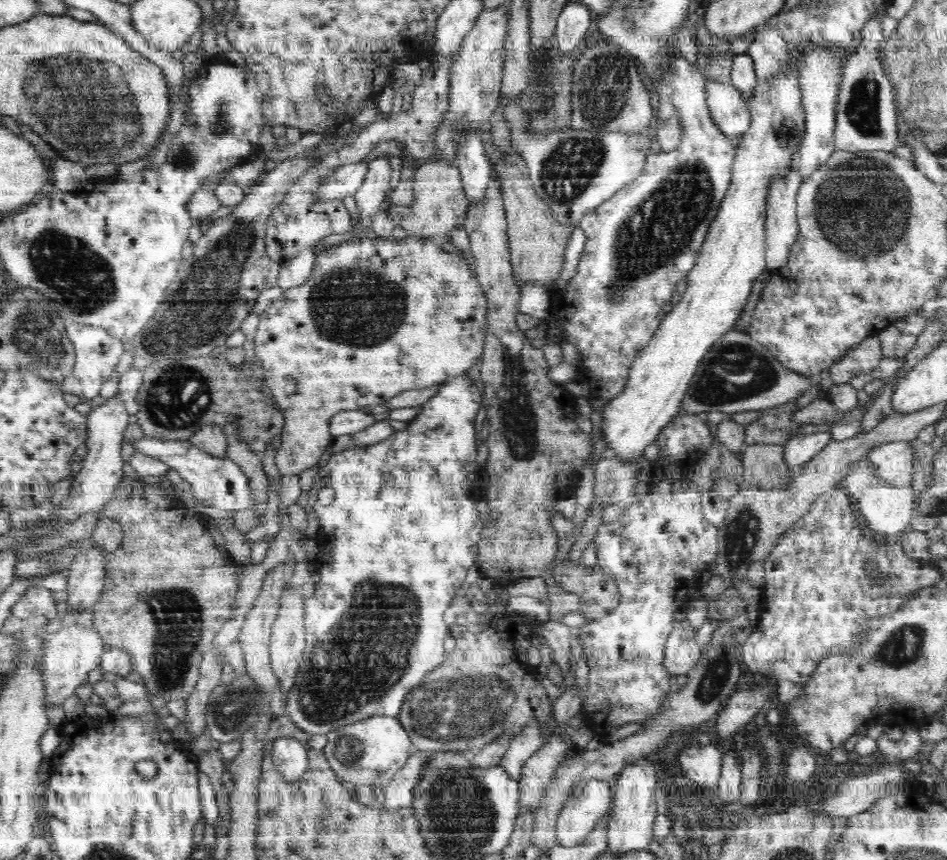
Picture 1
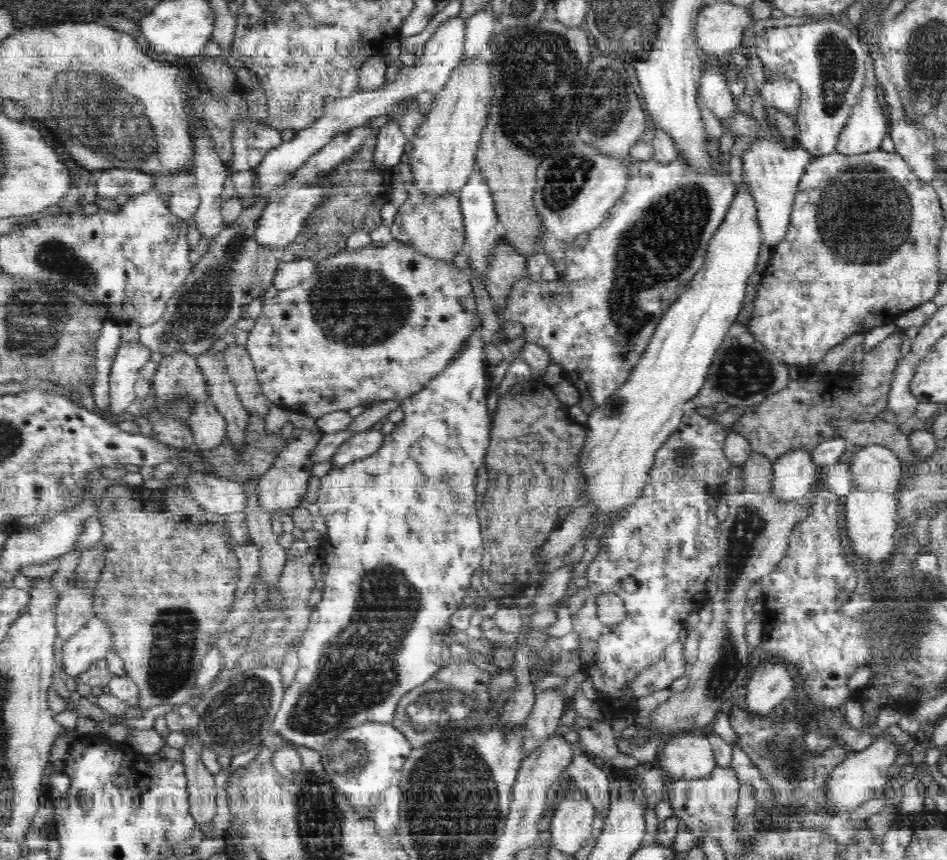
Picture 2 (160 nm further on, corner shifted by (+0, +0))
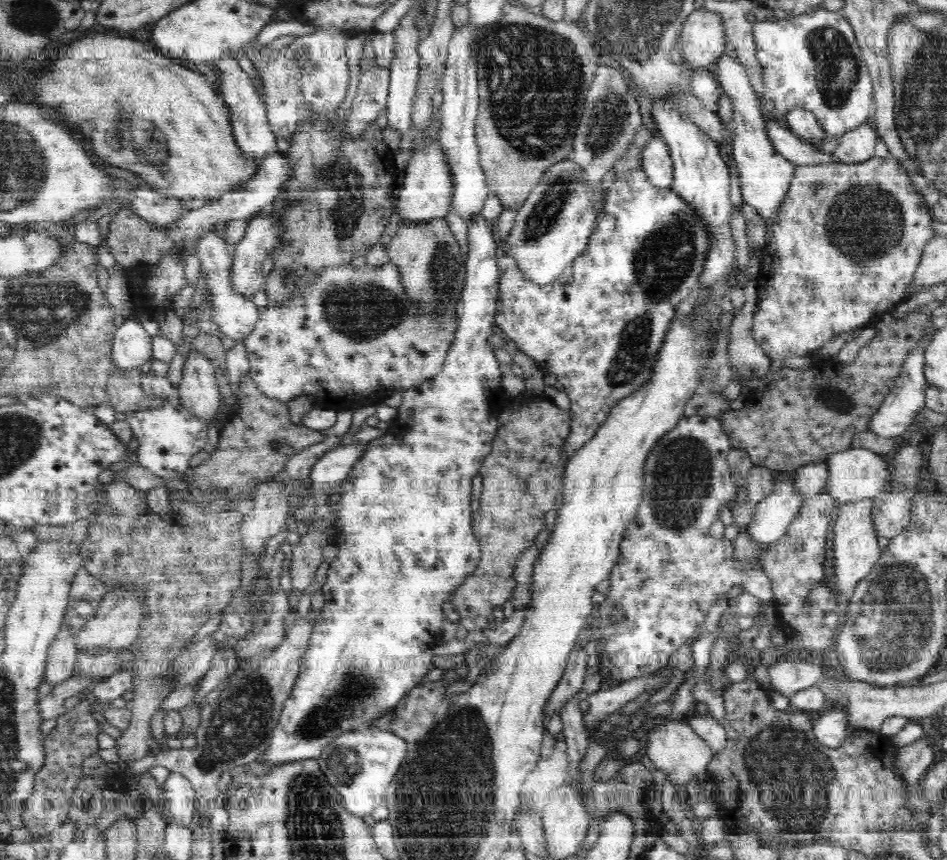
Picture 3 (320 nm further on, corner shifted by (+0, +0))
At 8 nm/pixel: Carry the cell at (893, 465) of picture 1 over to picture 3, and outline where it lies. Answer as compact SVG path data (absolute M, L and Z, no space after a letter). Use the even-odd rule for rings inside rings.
M848 448L831 454L828 462L828 482L825 492L834 496L838 505L844 505L863 499L872 499L890 489L891 464L889 457L864 448Z

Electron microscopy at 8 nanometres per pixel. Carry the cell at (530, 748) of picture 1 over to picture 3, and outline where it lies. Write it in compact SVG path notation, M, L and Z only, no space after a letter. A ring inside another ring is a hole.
M574 647L569 652L567 665L558 682L558 686L554 688L554 692L550 694L546 706L544 706L544 715L551 712L558 712L578 691L582 691L584 676L586 676L586 668L588 668L588 654L586 649Z

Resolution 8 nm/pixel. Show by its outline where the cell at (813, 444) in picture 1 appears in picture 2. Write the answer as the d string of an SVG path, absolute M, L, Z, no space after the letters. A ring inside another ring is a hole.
M790 450L773 462L774 482L771 493L782 503L800 501L812 490L818 472L812 463L811 452Z

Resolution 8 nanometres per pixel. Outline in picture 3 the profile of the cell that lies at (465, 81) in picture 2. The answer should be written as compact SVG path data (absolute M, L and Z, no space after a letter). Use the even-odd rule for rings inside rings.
M432 138L432 142L426 148L418 150L414 154L414 158L409 160L408 170L405 170L404 173L401 191L395 202L395 207L400 215L399 223L446 216L450 203L452 203L452 196L454 196L454 173L452 173L452 165L448 161L448 155L440 145L440 140L436 144L436 140Z

